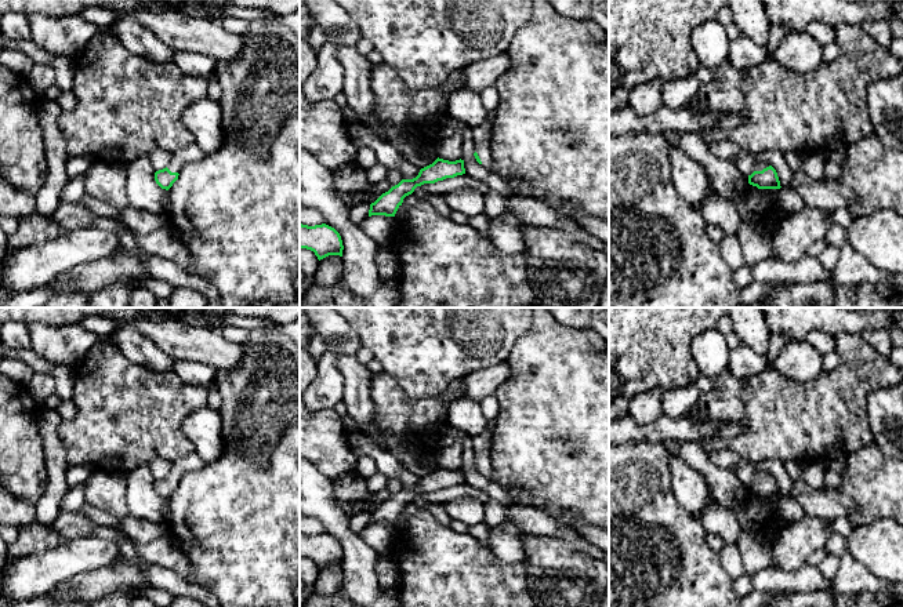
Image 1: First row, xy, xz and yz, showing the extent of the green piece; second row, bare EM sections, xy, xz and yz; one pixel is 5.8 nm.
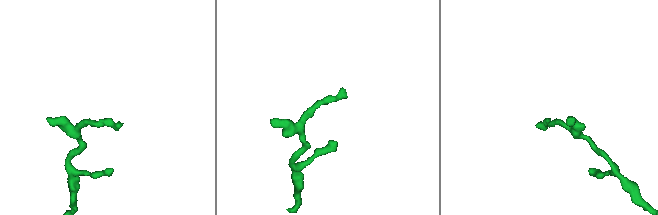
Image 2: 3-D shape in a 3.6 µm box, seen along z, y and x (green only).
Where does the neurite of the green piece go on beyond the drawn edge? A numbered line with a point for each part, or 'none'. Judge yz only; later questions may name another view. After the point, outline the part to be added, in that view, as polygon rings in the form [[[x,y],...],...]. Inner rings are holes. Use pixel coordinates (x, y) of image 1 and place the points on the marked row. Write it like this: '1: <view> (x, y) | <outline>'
1: yz (746, 162) | [[[741,149],[736,159],[732,161],[744,177],[750,177],[754,171],[762,171],[769,164],[761,163],[757,153]]]

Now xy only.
1: xy (193, 152) | [[[193,142],[189,146],[185,146],[171,153],[171,160],[167,168],[171,172],[179,174],[185,164],[203,160],[206,156],[207,156],[206,152],[197,143]]]

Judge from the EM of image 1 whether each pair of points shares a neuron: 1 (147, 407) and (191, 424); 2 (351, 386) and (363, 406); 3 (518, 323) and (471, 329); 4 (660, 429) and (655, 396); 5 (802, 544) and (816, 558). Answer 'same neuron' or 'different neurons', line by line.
1: different neurons
2: same neuron
3: same neuron
4: different neurons
5: different neurons

